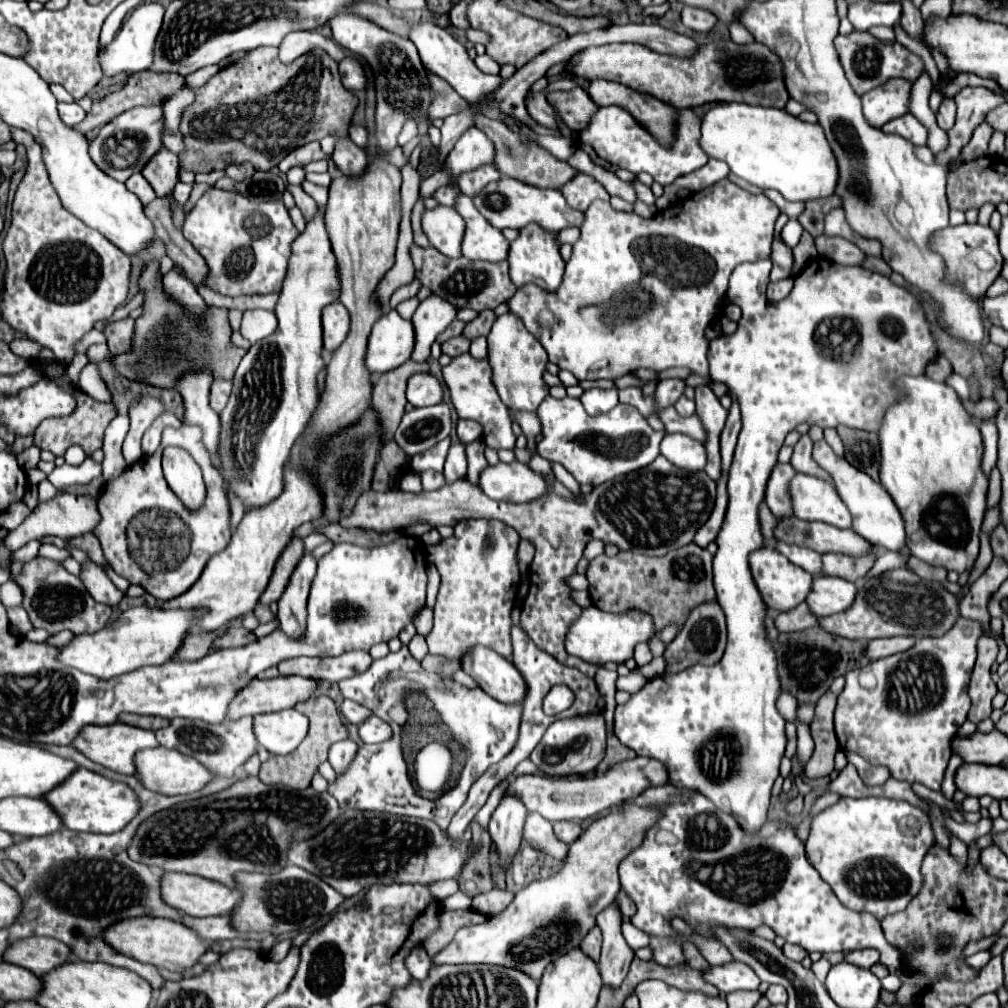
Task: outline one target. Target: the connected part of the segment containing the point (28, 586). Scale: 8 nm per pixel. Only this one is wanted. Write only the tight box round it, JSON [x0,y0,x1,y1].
[16,558,112,634]

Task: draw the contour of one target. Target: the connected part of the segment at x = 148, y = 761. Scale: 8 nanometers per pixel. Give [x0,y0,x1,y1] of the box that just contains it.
[136,746,216,796]

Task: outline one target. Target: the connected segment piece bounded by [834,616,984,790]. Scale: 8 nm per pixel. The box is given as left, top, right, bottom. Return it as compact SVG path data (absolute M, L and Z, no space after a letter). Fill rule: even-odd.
M960 616L956 624L940 638L920 638L908 652L892 654L874 660L864 668L848 672L834 716L840 746L860 752L860 756L864 756L870 764L886 766L896 780L906 780L910 784L920 782L932 790L940 790L948 760L952 756L952 738L966 722L966 714L970 710L968 682L976 660L976 642L980 636L984 636L982 624ZM898 668L900 680L894 678Z

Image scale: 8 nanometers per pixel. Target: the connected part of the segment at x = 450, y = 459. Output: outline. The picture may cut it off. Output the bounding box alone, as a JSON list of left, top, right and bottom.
[444,444,468,484]

